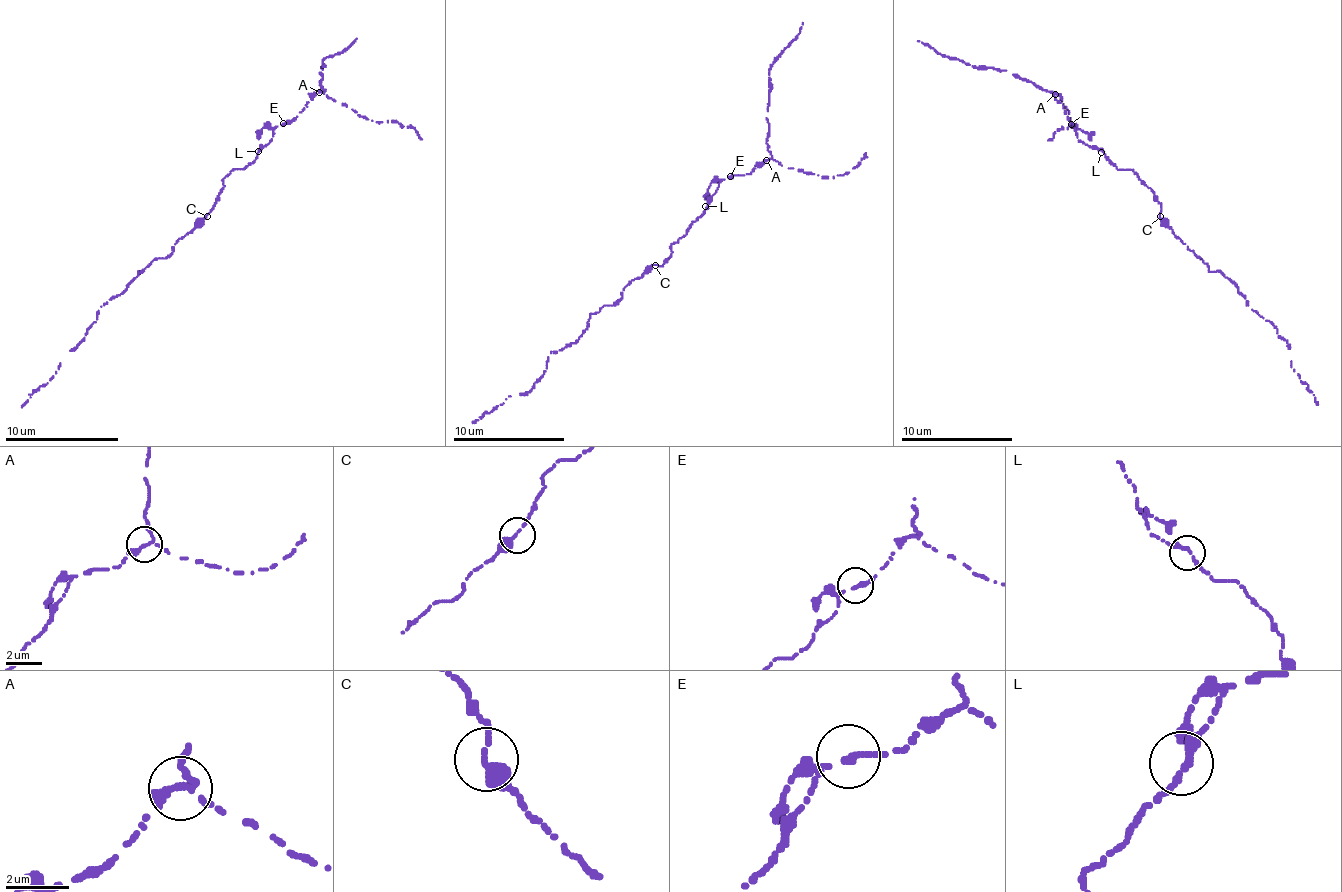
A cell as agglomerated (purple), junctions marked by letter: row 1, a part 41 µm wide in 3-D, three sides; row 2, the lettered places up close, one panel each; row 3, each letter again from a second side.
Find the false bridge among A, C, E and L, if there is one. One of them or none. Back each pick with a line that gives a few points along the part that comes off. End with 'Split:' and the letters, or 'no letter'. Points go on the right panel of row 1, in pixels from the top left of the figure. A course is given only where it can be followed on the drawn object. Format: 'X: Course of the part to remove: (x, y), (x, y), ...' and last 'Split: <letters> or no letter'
A: Course of the part to remove: (1054, 93), (1071, 124), (1057, 129), (1048, 141)
Split: A

